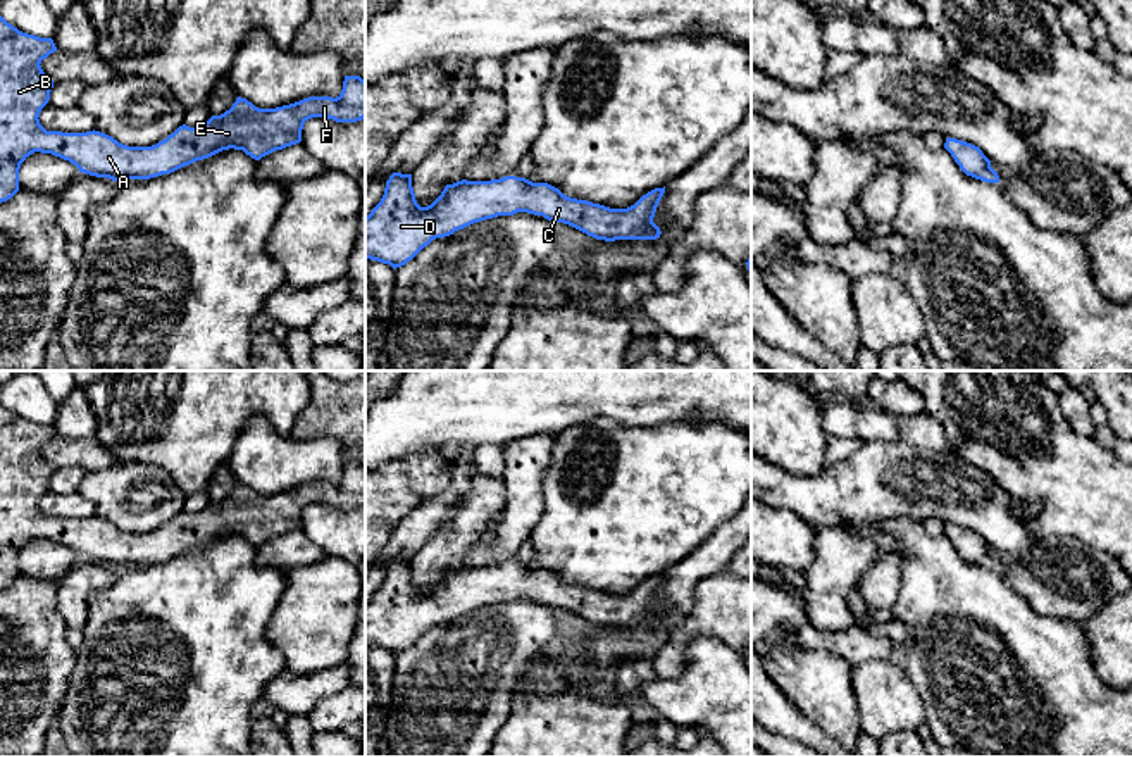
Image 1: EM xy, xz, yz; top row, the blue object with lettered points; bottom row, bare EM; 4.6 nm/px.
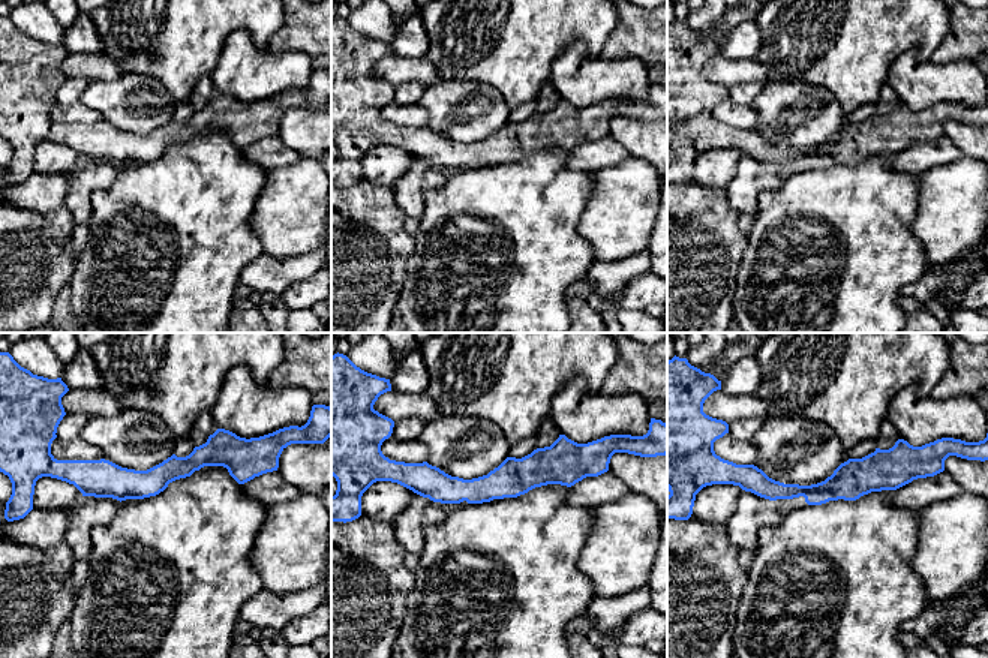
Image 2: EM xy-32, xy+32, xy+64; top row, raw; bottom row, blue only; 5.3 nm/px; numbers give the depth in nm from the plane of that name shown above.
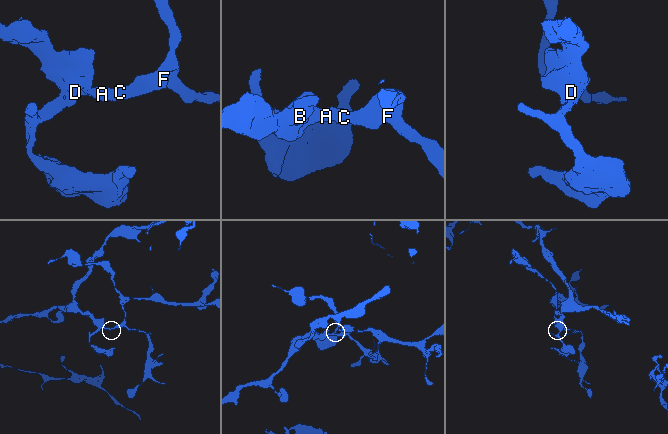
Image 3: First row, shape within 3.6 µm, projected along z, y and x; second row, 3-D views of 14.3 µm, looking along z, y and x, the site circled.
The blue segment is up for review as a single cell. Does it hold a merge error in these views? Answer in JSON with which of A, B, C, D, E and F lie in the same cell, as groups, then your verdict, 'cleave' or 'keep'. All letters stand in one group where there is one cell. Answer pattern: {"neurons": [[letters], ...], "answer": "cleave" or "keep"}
{"neurons": [["A", "B", "C", "D", "E", "F"]], "answer": "keep"}

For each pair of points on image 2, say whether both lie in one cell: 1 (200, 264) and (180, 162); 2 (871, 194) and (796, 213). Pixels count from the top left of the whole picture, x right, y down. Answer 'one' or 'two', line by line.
1: one
2: one

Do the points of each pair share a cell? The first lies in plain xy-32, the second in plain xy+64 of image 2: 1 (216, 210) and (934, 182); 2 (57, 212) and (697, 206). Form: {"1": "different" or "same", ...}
{"1": "different", "2": "same"}

